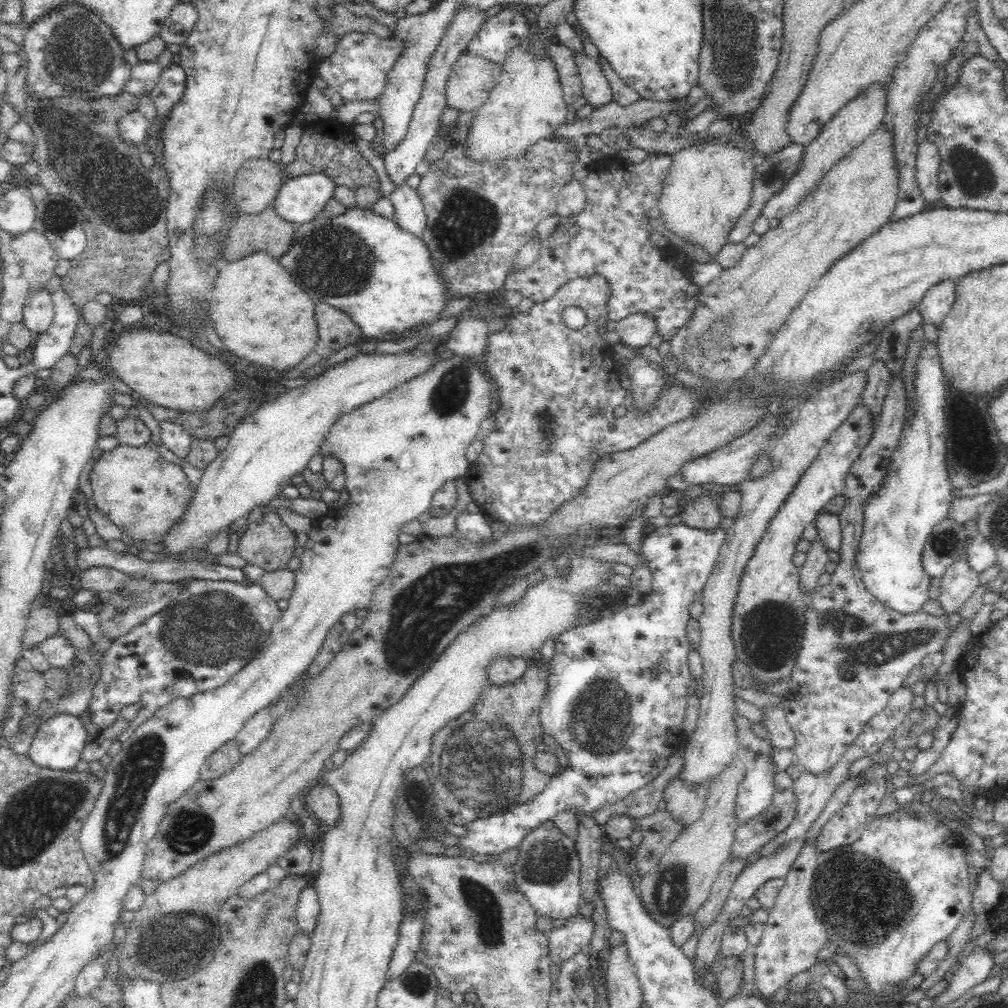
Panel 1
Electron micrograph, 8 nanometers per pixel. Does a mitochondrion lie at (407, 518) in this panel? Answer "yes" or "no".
no

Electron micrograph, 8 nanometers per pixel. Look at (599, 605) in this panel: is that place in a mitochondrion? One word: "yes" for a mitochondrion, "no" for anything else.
yes

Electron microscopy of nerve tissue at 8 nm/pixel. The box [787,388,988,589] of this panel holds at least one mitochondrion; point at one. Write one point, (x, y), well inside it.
(944, 543)

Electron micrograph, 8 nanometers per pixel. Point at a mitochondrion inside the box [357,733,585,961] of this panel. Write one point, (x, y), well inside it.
(547, 860)

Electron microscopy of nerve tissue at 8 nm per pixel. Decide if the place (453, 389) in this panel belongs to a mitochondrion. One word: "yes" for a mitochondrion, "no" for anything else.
yes

